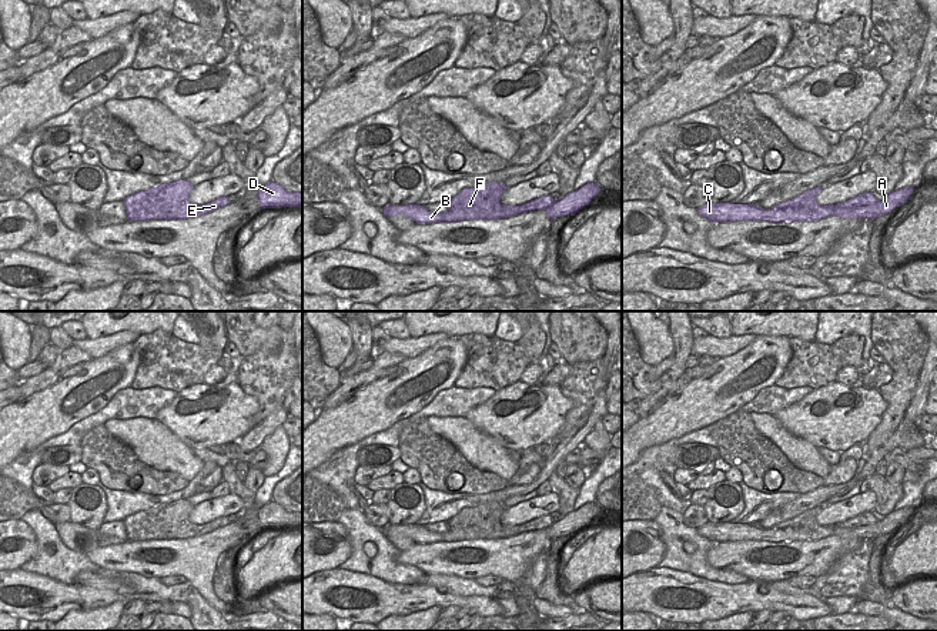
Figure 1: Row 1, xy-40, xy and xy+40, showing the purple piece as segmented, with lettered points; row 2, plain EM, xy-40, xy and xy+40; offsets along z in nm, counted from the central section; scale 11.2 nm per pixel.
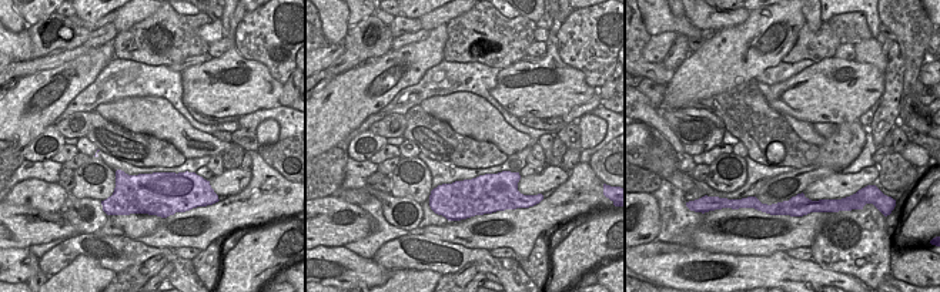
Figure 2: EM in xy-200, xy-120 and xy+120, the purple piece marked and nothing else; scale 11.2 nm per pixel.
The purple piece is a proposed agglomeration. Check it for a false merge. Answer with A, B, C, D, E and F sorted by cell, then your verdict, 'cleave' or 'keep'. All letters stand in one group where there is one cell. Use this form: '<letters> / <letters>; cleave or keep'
A B C D / E F; cleave

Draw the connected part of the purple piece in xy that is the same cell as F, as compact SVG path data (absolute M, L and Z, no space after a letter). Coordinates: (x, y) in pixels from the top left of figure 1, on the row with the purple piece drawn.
M503 183L481 184L478 187L461 190L446 203L449 211L499 211L505 214L502 218L515 217L535 210L546 210L556 203L552 196L542 196L521 206L503 206L501 197L506 188L508 187Z

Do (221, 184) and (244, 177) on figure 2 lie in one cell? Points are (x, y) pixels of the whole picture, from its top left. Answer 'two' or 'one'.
one

